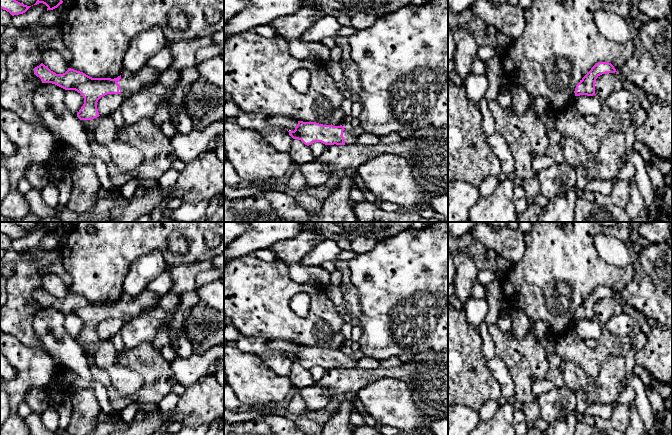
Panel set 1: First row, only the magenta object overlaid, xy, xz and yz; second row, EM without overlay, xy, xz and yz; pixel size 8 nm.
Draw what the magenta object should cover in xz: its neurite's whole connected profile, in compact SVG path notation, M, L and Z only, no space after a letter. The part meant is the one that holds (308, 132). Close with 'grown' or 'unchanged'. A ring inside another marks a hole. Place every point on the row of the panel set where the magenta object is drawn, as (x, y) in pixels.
M298 121L295 130L288 132L293 139L301 140L307 146L314 142L325 145L351 145L355 144L358 137L364 133L360 126L354 127L353 131L348 131L342 125L323 125L303 121Z; grown

